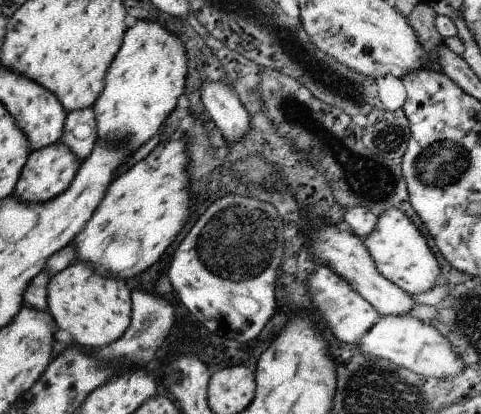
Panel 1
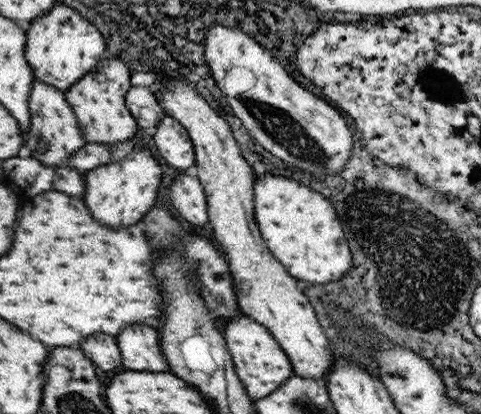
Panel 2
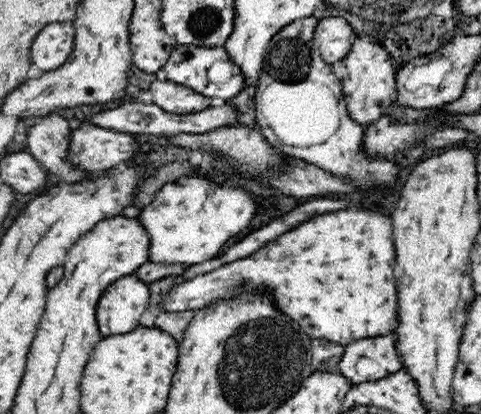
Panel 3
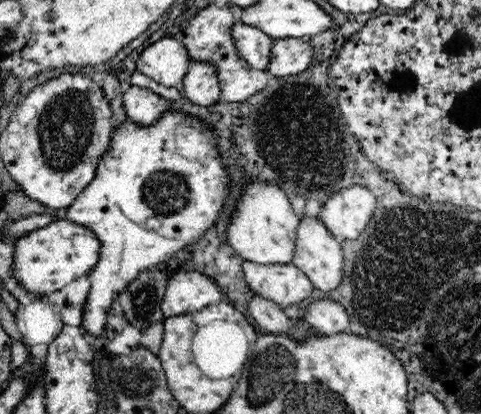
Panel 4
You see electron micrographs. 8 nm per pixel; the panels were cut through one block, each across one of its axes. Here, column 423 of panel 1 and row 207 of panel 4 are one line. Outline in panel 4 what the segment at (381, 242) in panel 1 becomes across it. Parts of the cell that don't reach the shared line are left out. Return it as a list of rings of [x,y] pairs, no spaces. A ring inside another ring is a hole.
[[[252,182],[242,196],[244,198],[238,204],[238,212],[226,236],[238,258],[256,264],[292,264],[296,230],[302,220],[294,214],[286,192],[278,186],[262,186],[262,182]]]

